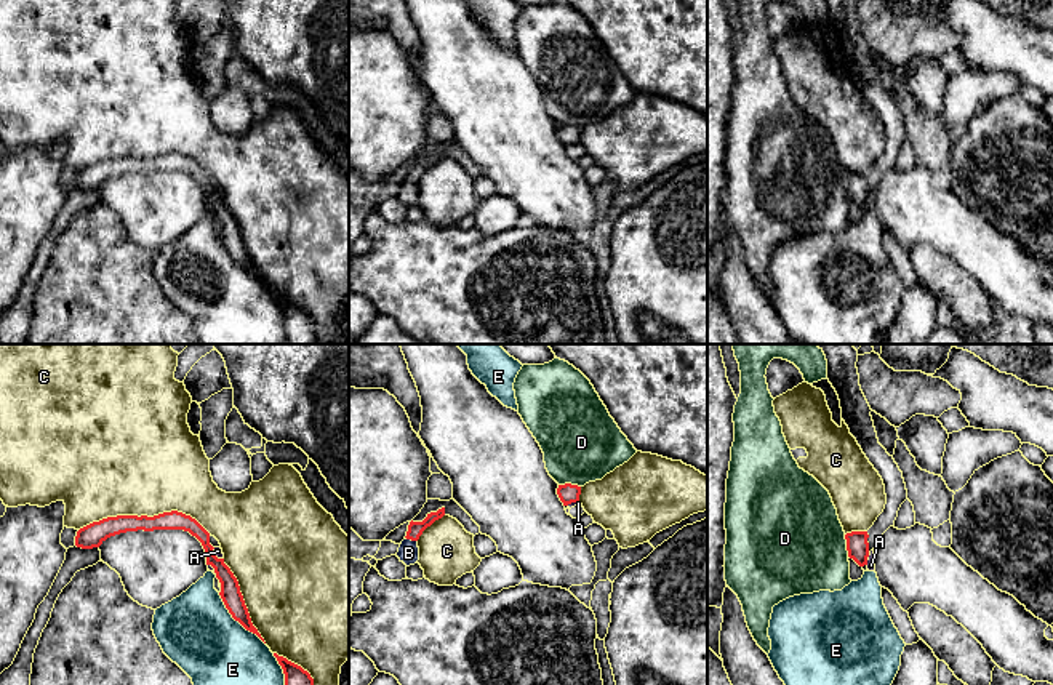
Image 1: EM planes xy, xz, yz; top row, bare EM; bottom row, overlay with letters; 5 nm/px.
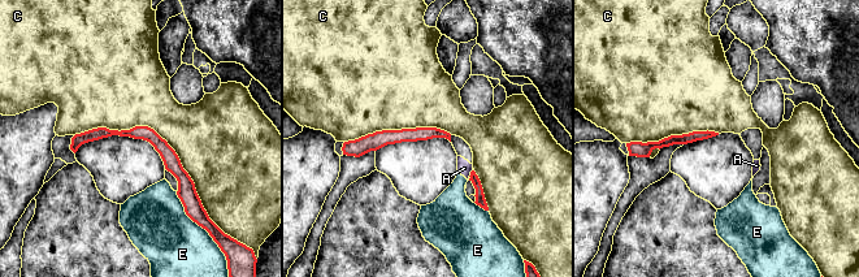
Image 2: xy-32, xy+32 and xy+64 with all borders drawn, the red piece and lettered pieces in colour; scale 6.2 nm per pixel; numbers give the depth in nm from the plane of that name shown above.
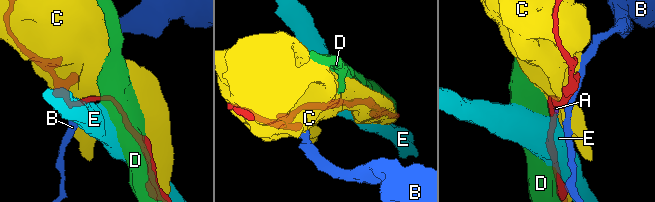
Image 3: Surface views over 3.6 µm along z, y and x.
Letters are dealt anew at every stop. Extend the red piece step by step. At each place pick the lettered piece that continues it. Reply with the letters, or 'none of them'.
none of them

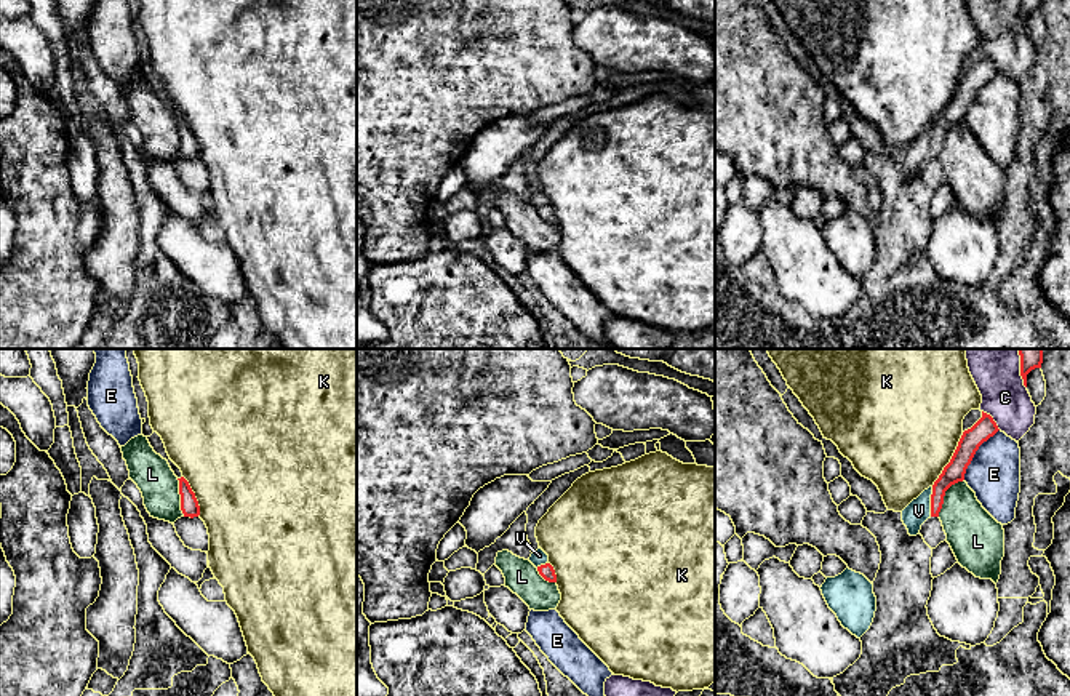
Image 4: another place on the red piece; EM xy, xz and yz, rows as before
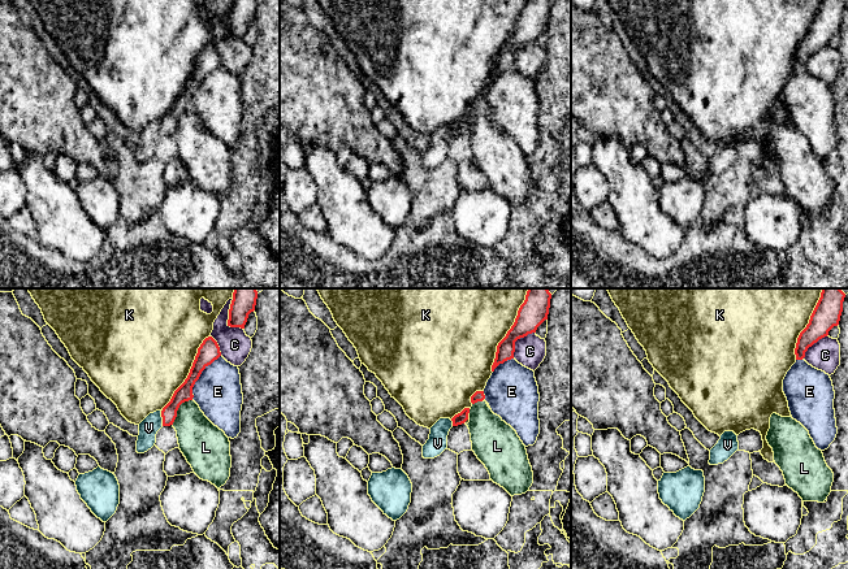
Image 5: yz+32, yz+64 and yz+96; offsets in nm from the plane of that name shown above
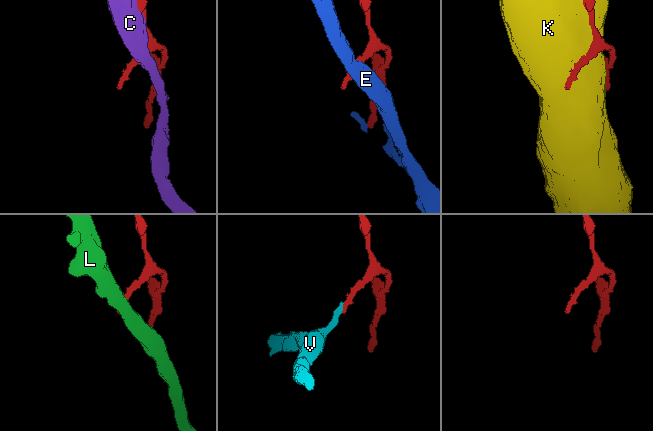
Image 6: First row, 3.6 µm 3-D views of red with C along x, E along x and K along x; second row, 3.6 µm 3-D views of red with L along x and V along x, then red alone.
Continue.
V

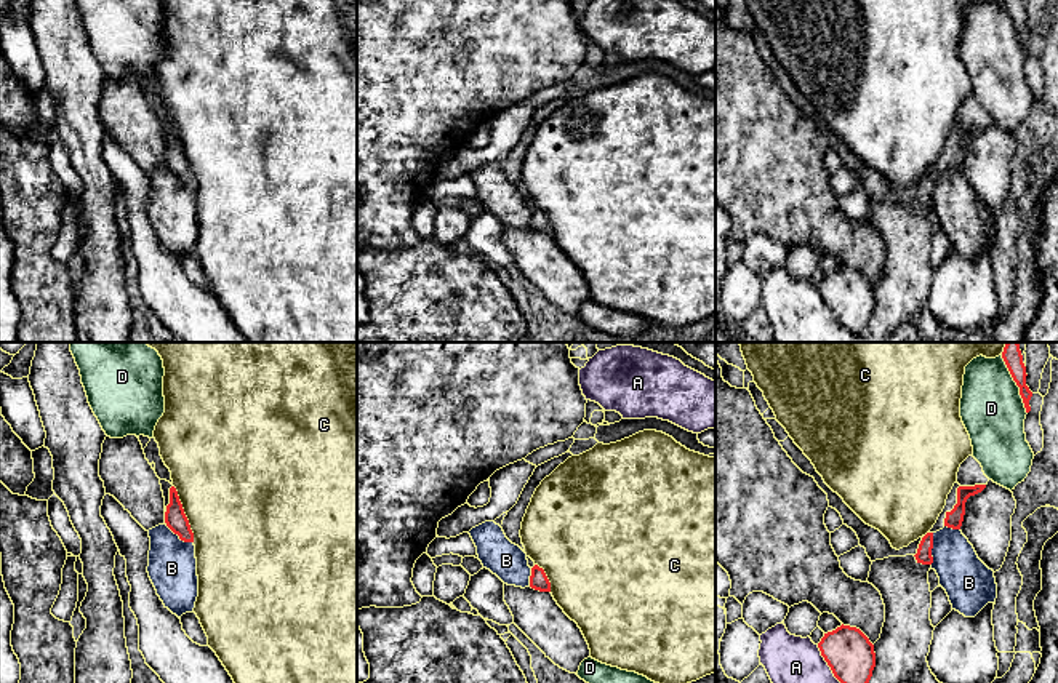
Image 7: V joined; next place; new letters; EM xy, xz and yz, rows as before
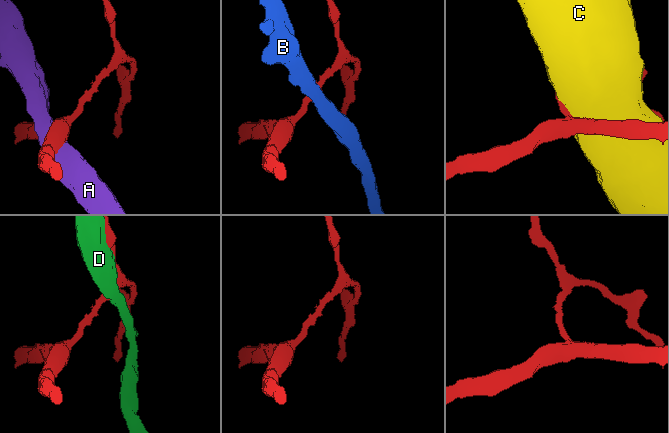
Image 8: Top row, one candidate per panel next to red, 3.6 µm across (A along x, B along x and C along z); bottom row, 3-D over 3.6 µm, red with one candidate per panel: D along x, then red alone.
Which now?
none of them

